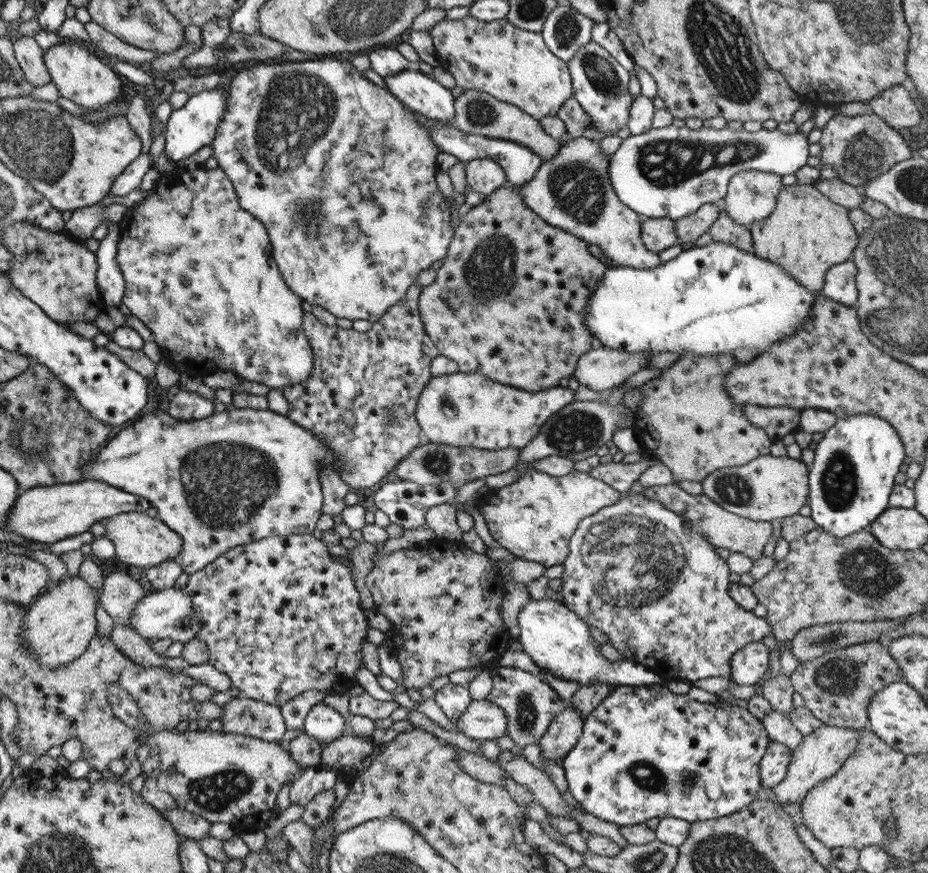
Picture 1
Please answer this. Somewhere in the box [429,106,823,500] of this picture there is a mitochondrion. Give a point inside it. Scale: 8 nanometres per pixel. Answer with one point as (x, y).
(664, 163)

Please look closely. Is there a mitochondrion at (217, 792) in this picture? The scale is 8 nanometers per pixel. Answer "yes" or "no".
yes

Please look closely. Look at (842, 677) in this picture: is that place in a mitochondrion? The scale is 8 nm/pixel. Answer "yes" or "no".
yes

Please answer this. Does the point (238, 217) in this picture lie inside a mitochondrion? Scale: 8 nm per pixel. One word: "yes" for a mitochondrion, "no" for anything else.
no

